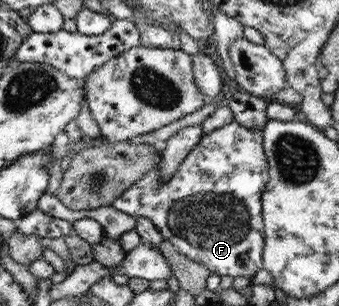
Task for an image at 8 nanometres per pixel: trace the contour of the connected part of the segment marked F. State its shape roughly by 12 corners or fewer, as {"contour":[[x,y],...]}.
{"contour":[[261,130],[205,134],[111,202],[210,274],[263,268]]}

